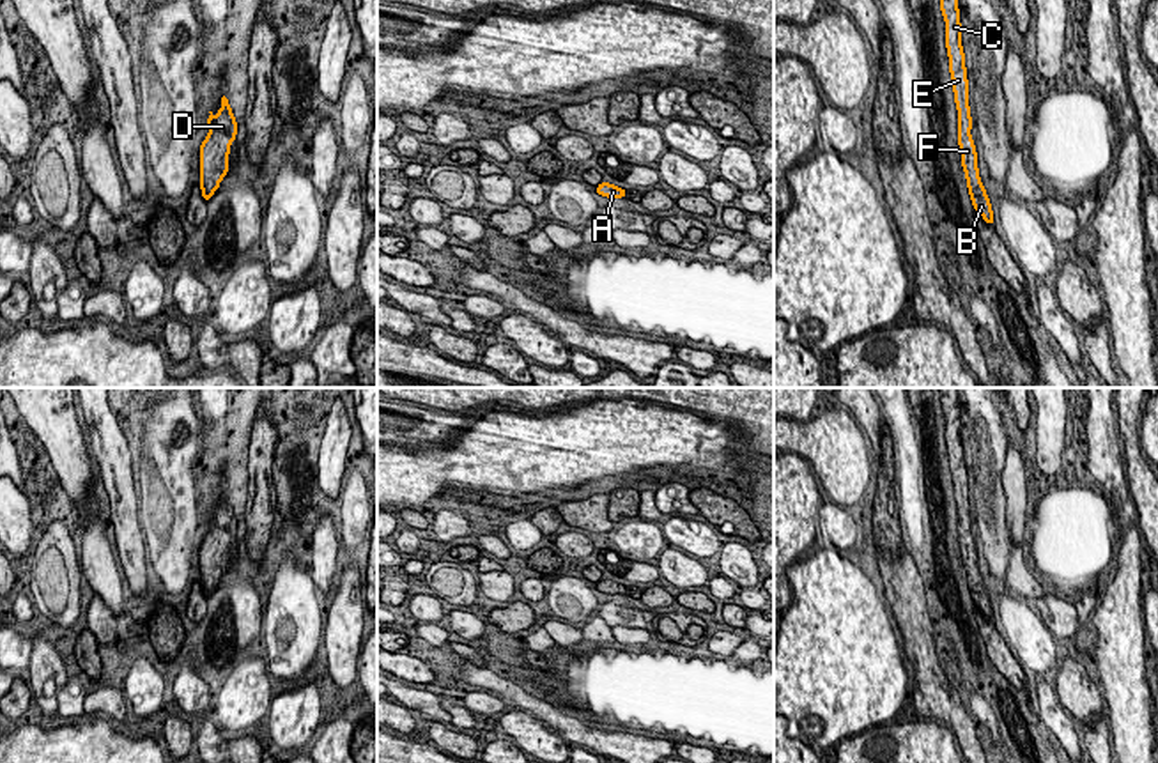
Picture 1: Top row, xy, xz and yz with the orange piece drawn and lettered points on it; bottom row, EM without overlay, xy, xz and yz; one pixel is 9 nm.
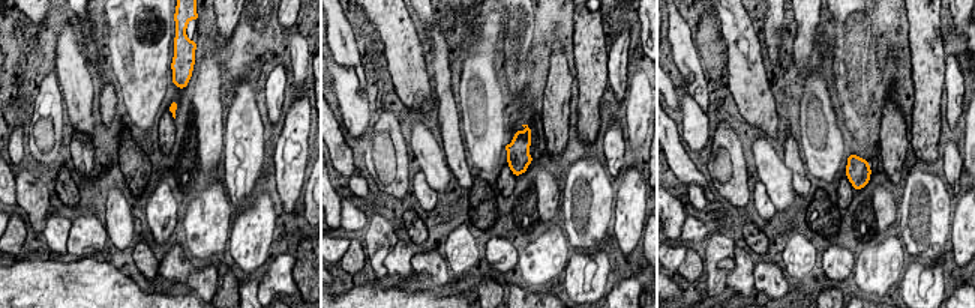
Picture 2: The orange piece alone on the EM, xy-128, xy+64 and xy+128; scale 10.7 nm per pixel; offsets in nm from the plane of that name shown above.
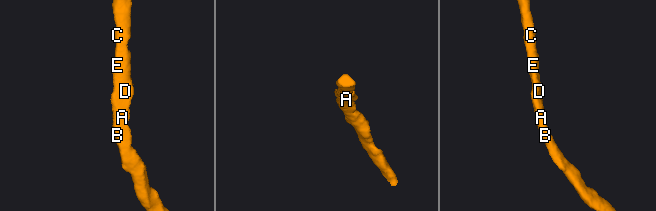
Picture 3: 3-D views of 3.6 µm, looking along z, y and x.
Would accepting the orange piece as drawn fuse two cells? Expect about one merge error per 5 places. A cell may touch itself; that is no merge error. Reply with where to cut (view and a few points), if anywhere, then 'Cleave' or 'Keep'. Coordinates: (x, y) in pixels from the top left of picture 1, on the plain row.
No split. Keep

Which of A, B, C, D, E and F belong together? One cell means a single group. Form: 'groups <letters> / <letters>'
groups A B C D E F

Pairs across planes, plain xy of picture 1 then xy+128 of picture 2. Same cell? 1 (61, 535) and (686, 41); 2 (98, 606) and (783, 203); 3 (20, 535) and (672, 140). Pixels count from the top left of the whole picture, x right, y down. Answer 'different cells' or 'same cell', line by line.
1: different cells
2: different cells
3: different cells

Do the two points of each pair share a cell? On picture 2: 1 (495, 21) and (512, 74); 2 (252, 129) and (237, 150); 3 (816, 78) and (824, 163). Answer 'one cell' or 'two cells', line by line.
1: two cells
2: one cell
3: one cell

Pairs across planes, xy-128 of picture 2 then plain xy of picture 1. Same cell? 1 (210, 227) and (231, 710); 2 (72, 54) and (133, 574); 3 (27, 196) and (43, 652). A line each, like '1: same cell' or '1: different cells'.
1: same cell
2: different cells
3: same cell

